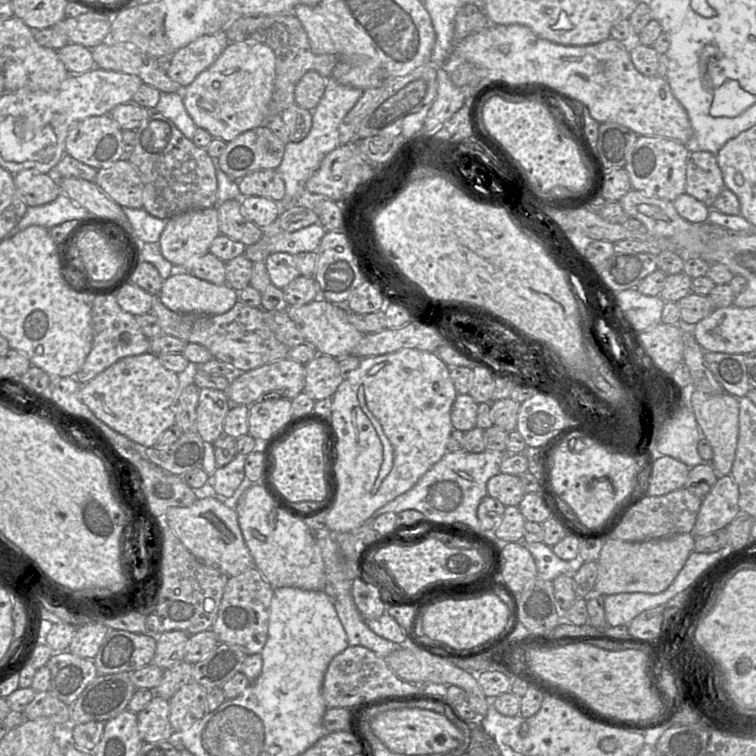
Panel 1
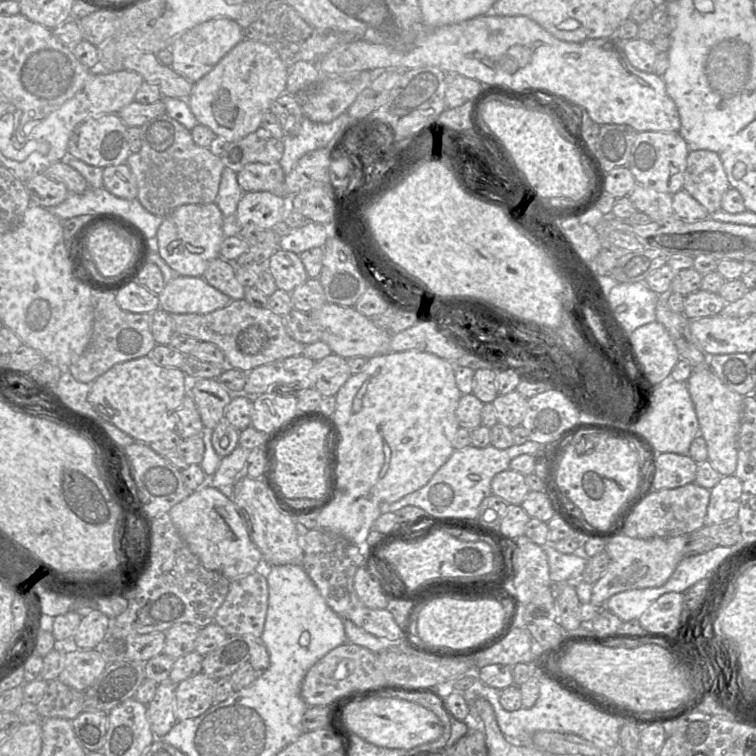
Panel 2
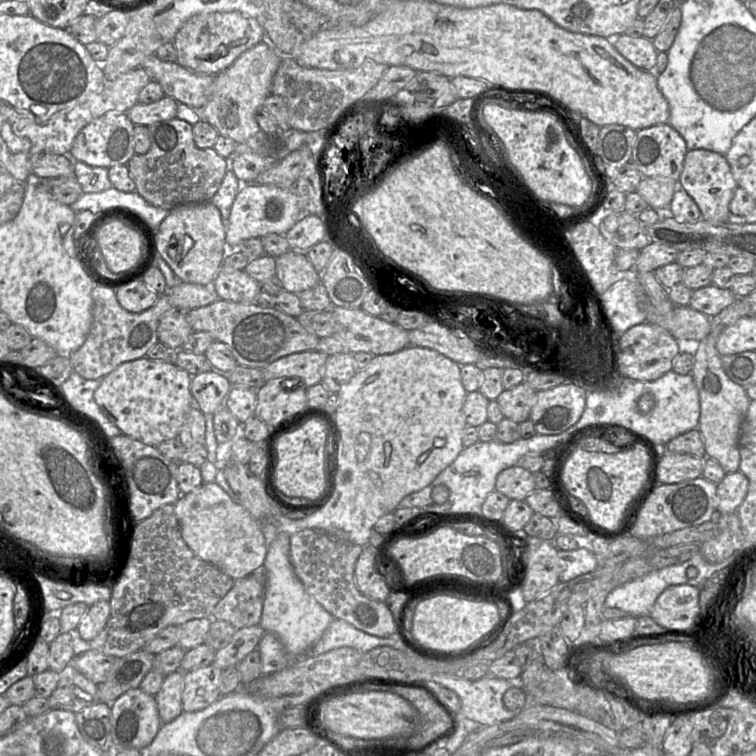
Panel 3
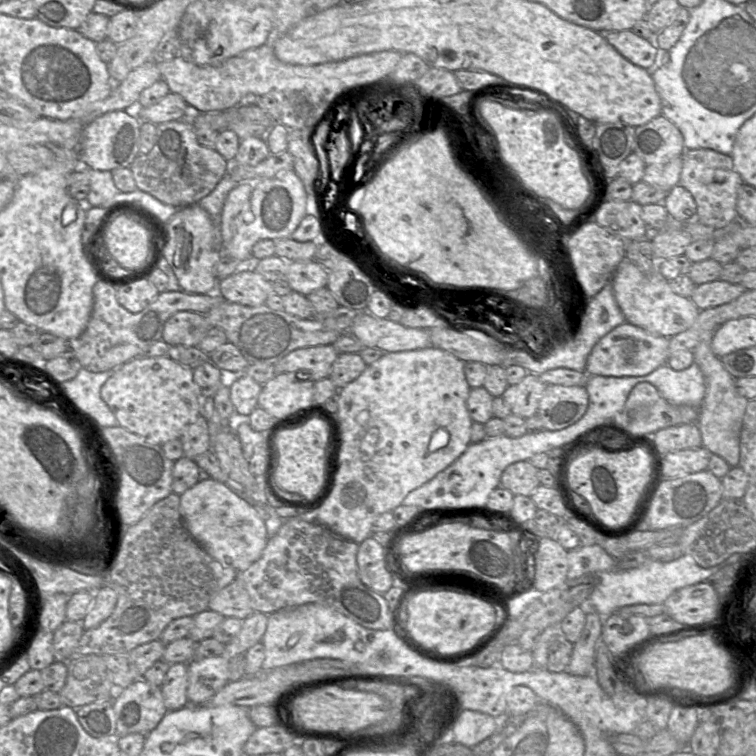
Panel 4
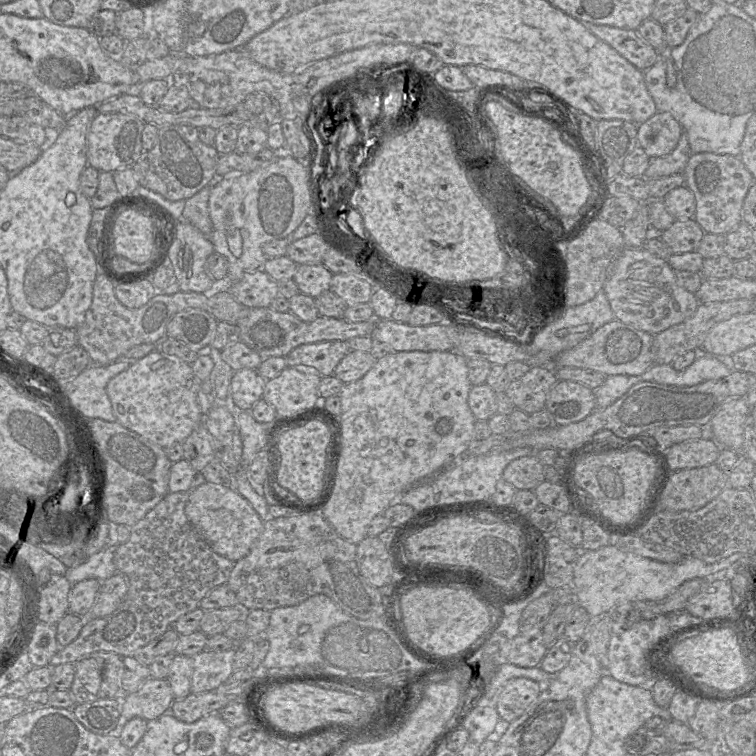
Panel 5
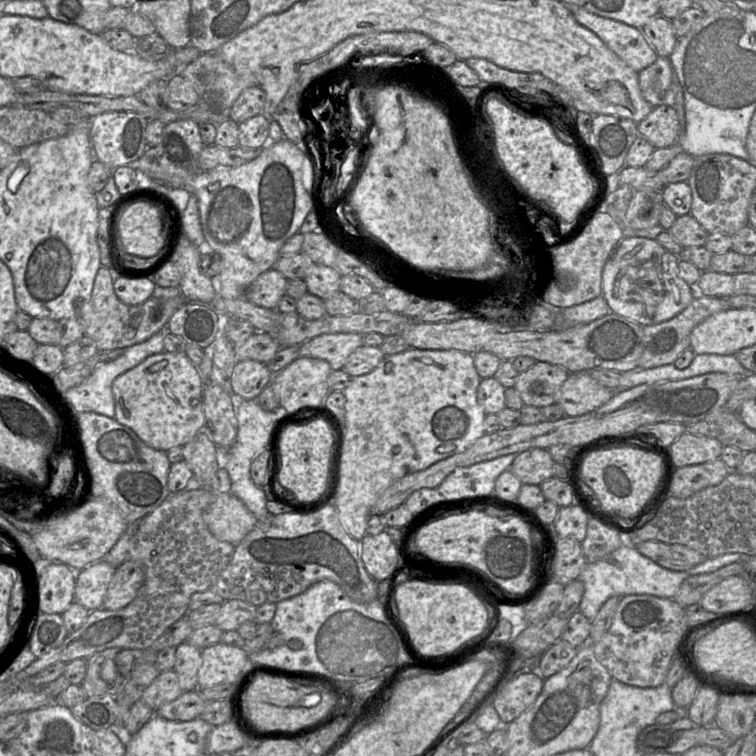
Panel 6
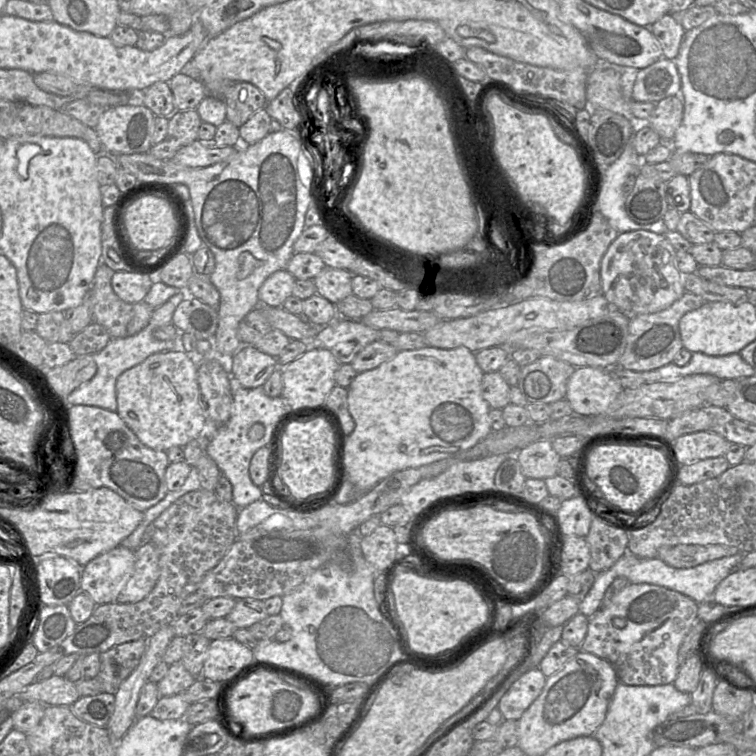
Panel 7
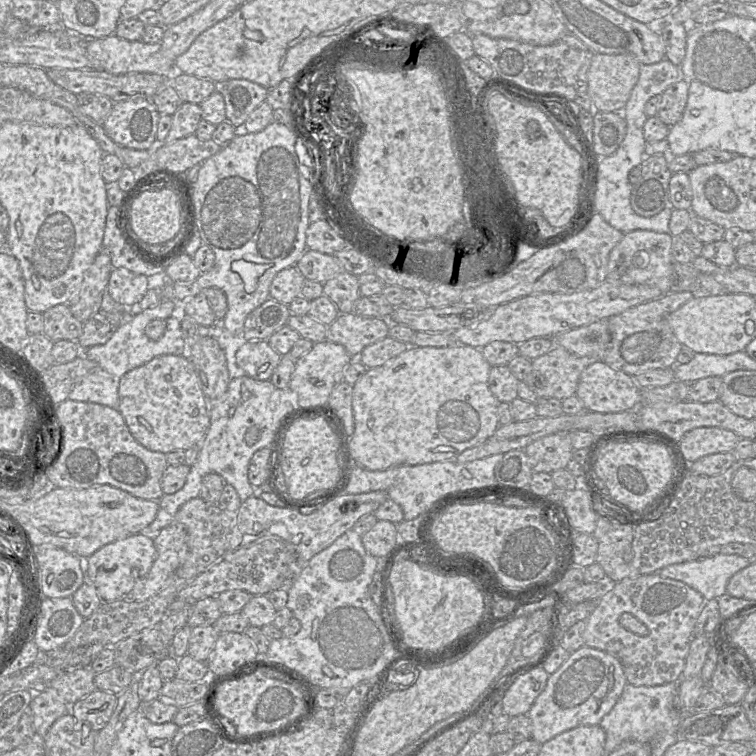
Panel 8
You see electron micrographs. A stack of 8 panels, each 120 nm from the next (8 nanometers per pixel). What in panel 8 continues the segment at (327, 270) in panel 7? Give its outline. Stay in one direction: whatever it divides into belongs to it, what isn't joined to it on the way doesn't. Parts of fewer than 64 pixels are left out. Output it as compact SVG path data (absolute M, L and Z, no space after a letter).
M342 271L323 284L323 294L337 307L339 313L350 313L361 297L358 276Z

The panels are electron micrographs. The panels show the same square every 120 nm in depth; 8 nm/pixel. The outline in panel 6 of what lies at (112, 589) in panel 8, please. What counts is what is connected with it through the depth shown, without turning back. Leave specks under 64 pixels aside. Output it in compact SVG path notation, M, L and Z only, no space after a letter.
M104 561L83 568L75 582L74 601L89 611L102 608L108 585L115 571L116 568Z

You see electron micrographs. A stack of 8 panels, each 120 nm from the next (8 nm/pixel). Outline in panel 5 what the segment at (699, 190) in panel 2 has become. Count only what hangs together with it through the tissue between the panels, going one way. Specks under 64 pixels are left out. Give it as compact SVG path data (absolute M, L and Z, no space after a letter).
M692 153L684 169L685 185L693 192L695 221L705 233L726 235L742 221L742 206L754 178L739 156Z

